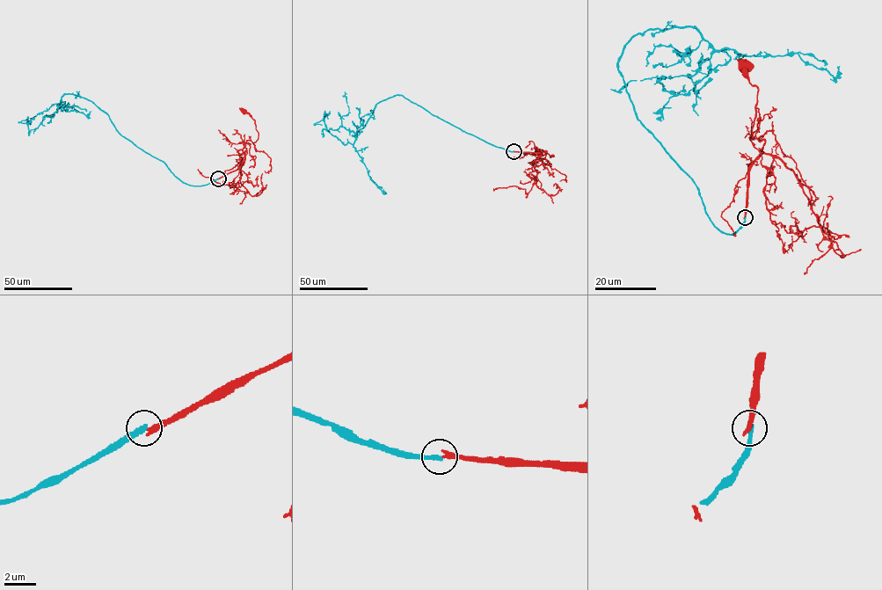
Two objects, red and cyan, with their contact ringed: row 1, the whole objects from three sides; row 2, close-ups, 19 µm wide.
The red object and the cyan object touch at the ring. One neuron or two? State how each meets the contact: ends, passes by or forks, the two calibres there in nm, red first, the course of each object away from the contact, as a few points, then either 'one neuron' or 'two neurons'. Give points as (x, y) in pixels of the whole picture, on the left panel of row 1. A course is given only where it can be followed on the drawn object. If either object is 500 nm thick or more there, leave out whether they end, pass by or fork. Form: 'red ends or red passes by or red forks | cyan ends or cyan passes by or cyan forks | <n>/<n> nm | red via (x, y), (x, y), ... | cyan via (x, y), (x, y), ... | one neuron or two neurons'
red ends | cyan ends | 300/340 nm | red via (218, 178), (236, 170), (244, 161), (244, 144), (254, 142), (258, 139), (255, 121), (244, 111) | cyan via (218, 178), (199, 185), (181, 181), (77, 95), (65, 94), (61, 104), (29, 124), (19, 122), (26, 120) | two neurons

